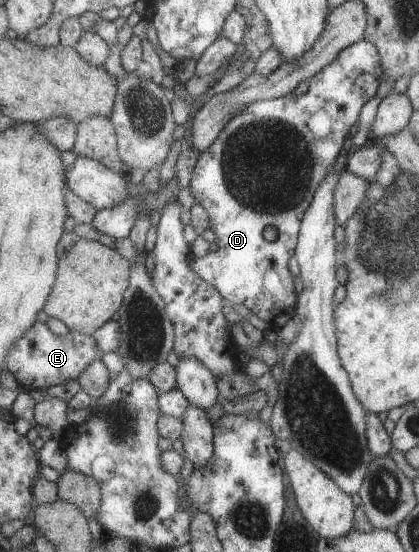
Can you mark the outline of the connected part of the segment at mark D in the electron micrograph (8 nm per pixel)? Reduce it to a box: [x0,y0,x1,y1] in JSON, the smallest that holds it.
[190,39,382,334]

